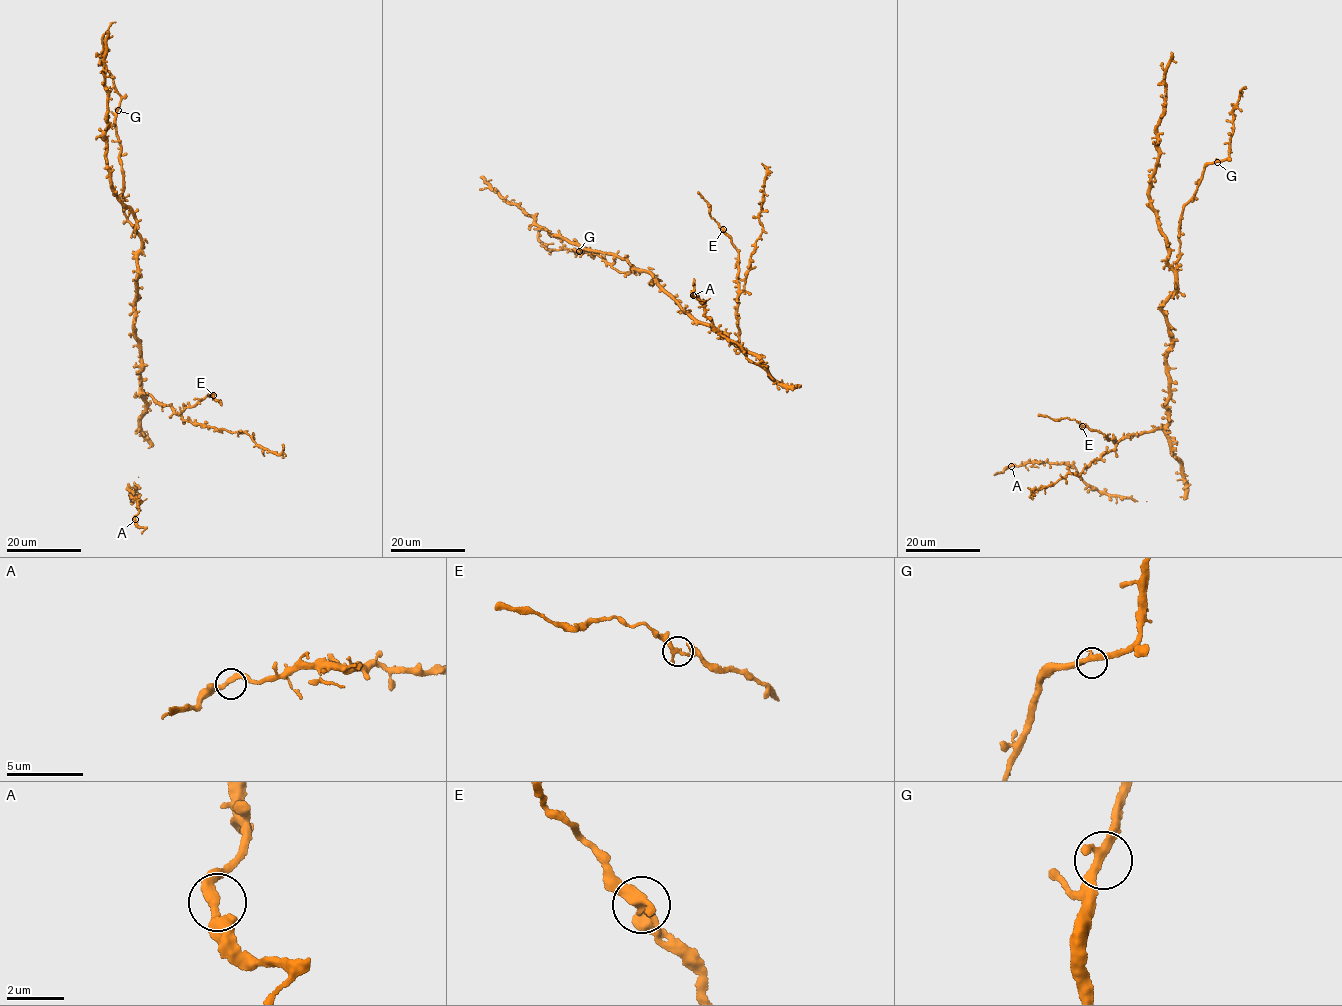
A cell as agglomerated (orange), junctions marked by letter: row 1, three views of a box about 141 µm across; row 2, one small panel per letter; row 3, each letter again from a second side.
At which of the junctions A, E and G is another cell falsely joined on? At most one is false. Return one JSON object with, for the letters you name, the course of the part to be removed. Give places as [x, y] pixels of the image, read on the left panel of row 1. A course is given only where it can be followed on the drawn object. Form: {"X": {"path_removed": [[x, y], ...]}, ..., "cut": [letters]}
{"cut": []}

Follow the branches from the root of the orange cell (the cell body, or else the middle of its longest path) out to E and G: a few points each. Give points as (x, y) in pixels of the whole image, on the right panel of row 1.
E: (1167, 363), (1166, 426), (1115, 442), (1082, 425)
G: (1167, 363), (1170, 333), (1163, 306), (1176, 287), (1179, 219), (1182, 206), (1194, 196), (1204, 166), (1217, 162)

